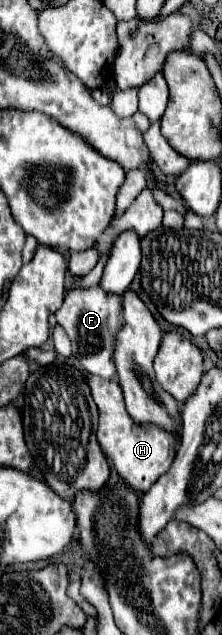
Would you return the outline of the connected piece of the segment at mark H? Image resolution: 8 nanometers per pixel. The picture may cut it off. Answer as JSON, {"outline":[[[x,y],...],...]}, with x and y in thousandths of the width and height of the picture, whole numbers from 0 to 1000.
{"outline":[[[383,589],[383,598],[410,611],[419,630],[446,643],[446,674],[437,674],[437,696],[482,718],[482,724],[509,731],[527,746],[554,753],[572,765],[599,772],[653,775],[752,737],[770,734],[770,724],[788,721],[806,690],[770,687],[761,680],[734,680],[707,671],[617,671],[590,655],[563,646],[554,633],[554,614],[536,602],[518,598],[464,598],[455,592]]]}

